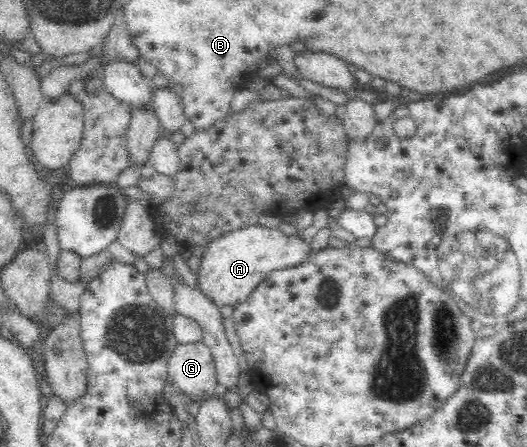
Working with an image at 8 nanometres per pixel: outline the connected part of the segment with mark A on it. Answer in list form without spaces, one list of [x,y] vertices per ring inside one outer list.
[[[257,224],[256,226],[234,229],[213,239],[205,246],[205,250],[199,258],[199,269],[195,273],[196,286],[219,309],[226,307],[226,305],[233,308],[238,303],[244,303],[248,299],[250,292],[263,279],[266,279],[269,273],[298,265],[310,252],[308,243],[302,242],[298,236],[286,236],[278,227],[269,228]]]

